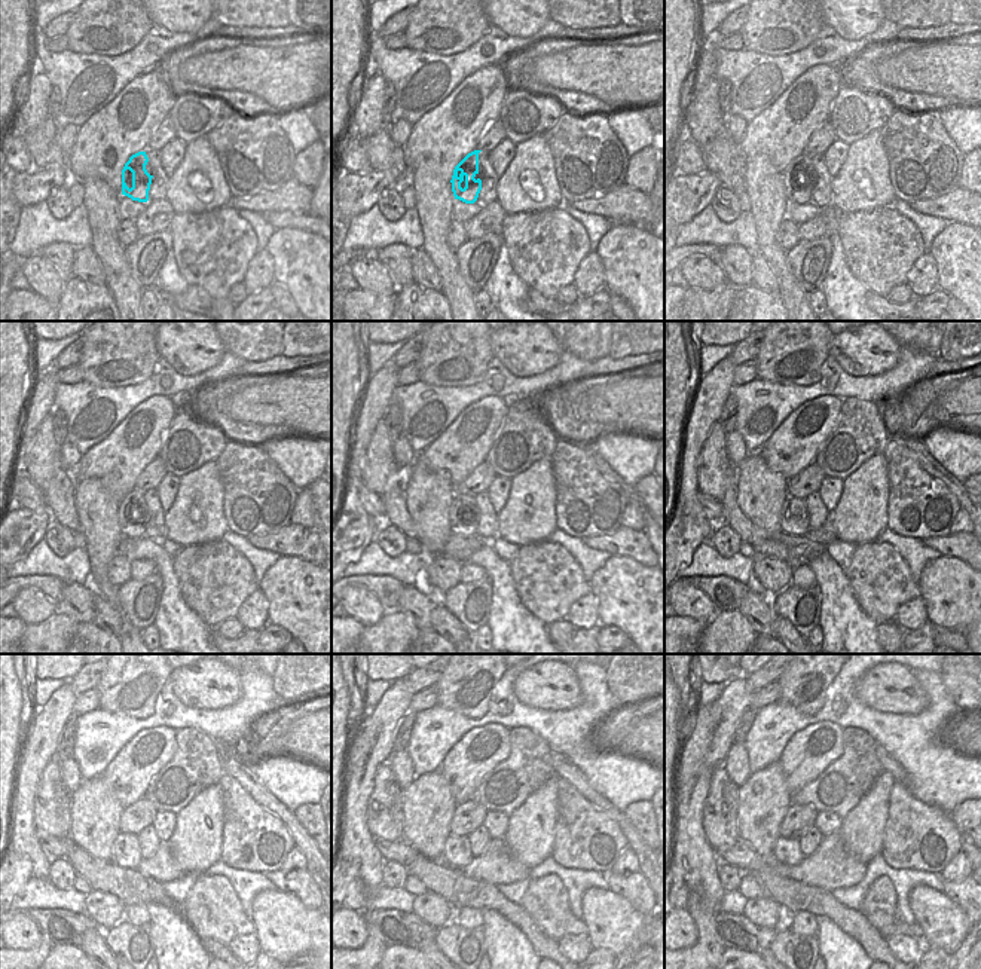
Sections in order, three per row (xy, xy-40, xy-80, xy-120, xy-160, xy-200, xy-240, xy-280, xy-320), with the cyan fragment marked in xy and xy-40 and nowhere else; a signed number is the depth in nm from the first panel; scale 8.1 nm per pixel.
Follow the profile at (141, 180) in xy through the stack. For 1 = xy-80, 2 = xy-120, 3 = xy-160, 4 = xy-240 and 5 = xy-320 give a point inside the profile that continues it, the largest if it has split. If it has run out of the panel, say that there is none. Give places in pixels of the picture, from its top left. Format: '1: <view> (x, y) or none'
1: xy-80 (798, 189)
2: xy-120 (130, 509)
3: xy-160 (463, 522)
4: xy-240 (125, 849)
5: xy-320 (788, 852)

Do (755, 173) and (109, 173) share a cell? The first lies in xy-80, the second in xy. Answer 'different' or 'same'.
different

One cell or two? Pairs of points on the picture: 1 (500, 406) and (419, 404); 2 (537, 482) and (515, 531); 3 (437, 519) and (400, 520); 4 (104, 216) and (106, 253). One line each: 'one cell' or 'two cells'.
1: two cells
2: one cell
3: two cells
4: one cell

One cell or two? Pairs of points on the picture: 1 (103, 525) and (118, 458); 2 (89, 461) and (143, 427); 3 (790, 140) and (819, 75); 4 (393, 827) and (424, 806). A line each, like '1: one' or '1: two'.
1: two
2: one
3: one
4: two

